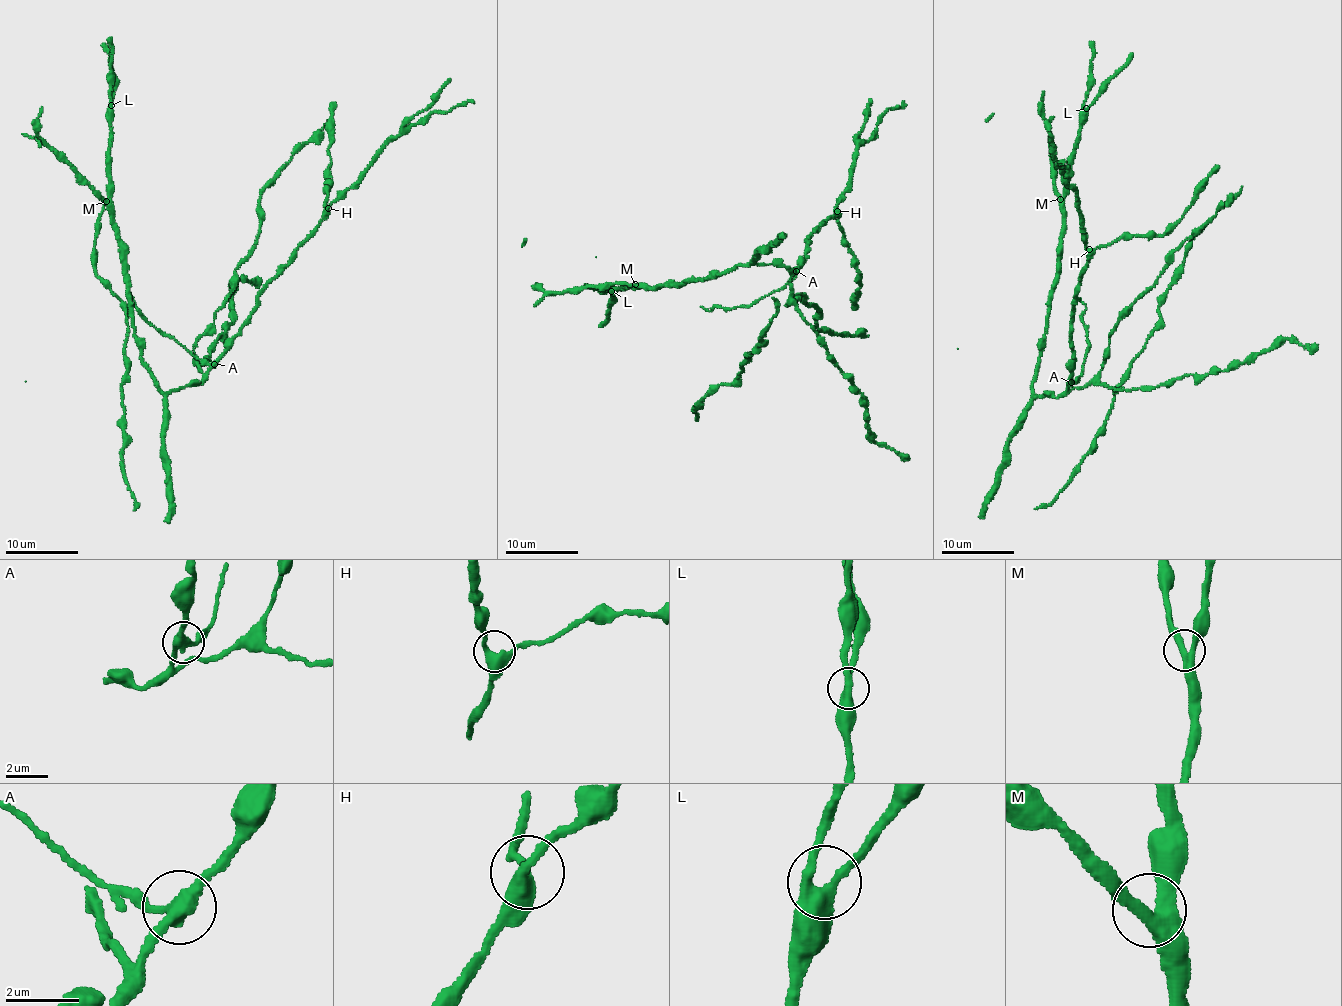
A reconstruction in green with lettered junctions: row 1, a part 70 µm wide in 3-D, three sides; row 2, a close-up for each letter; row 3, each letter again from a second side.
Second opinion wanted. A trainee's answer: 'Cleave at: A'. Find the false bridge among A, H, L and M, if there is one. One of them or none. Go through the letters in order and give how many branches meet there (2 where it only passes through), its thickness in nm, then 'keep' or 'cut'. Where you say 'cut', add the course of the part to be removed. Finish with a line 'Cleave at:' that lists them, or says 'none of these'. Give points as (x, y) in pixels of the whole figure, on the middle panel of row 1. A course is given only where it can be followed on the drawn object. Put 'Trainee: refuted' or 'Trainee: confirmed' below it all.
A: branches 3; calibre 340 nm; cut; course (797, 271), (784, 286), (747, 305), (715, 307), (709, 311), (700, 306)
H: branches 3; calibre 380 nm; keep
L: branches 3; calibre 340 nm; keep
M: branches 3; calibre 320 nm; keep
Cleave at: A
Trainee: confirmed

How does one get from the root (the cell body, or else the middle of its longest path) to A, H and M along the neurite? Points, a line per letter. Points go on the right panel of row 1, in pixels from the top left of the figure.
A: (1017, 423), (1028, 403), (1039, 396), (1056, 398), (1071, 382)
H: (1017, 423), (1023, 410), (1036, 398), (1056, 398), (1066, 390), (1075, 358), (1070, 341), (1073, 306), (1089, 249)
M: (1017, 423), (1030, 401), (1039, 343), (1046, 326), (1049, 296), (1057, 274), (1063, 223), (1060, 199)

